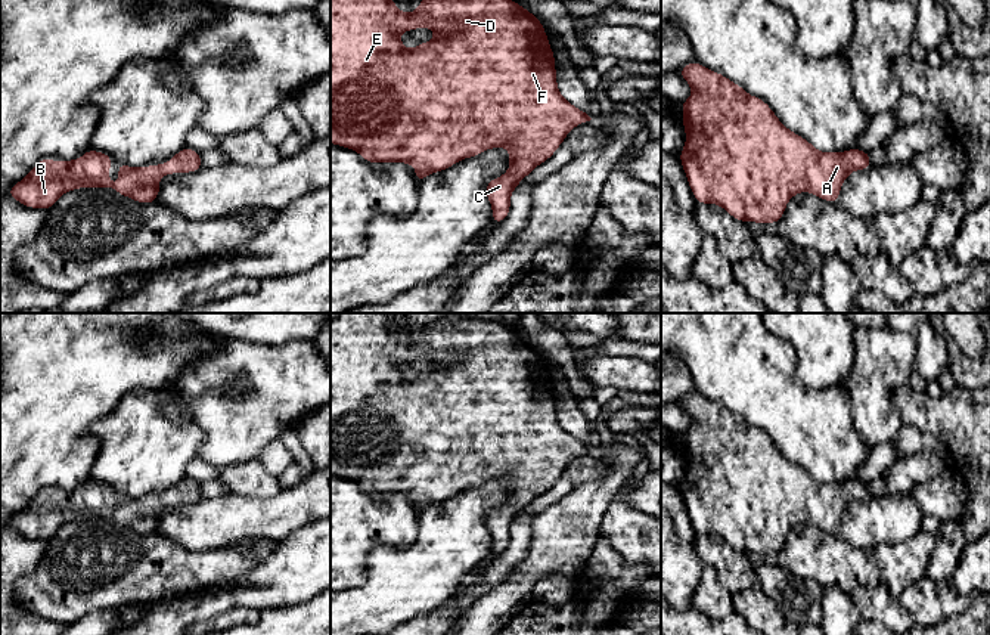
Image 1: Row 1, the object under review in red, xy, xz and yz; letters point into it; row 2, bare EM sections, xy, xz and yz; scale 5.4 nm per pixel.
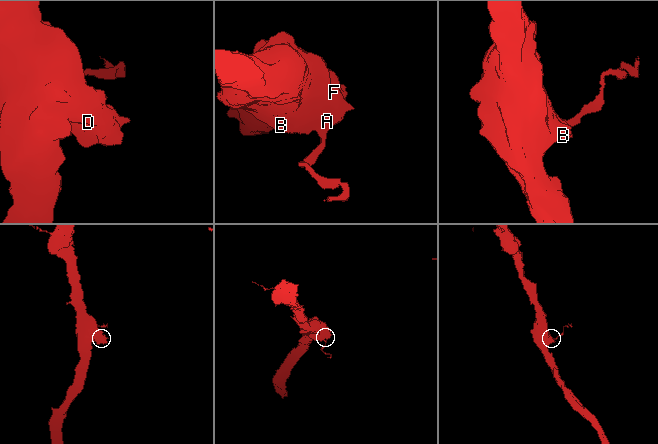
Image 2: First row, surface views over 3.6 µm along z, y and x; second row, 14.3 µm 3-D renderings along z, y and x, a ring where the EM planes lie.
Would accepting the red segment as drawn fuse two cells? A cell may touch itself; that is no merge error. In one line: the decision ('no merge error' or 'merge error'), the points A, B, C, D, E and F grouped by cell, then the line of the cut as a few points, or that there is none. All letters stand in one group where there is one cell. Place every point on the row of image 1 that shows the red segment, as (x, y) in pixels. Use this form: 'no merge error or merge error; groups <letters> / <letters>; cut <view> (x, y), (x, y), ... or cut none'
no merge error; groups A B C D E F; cut none

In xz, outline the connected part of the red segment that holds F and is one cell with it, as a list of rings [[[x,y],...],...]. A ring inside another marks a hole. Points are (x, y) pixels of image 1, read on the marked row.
[[[330,0],[330,143],[357,151],[369,162],[406,162],[415,165],[416,182],[422,182],[428,174],[450,168],[453,164],[472,158],[491,148],[508,148],[510,165],[509,170],[488,180],[485,195],[491,204],[491,222],[500,224],[510,211],[510,195],[513,189],[537,165],[546,162],[567,139],[567,134],[575,127],[592,118],[571,105],[558,90],[555,55],[550,49],[544,27],[536,15],[512,0],[420,0],[418,9],[412,13],[401,12],[392,0]],[[416,28],[431,28],[437,37],[420,43],[407,50],[400,34]]]

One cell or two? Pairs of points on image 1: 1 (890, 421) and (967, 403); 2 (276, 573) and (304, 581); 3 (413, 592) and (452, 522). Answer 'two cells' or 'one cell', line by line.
1: two cells
2: one cell
3: one cell

